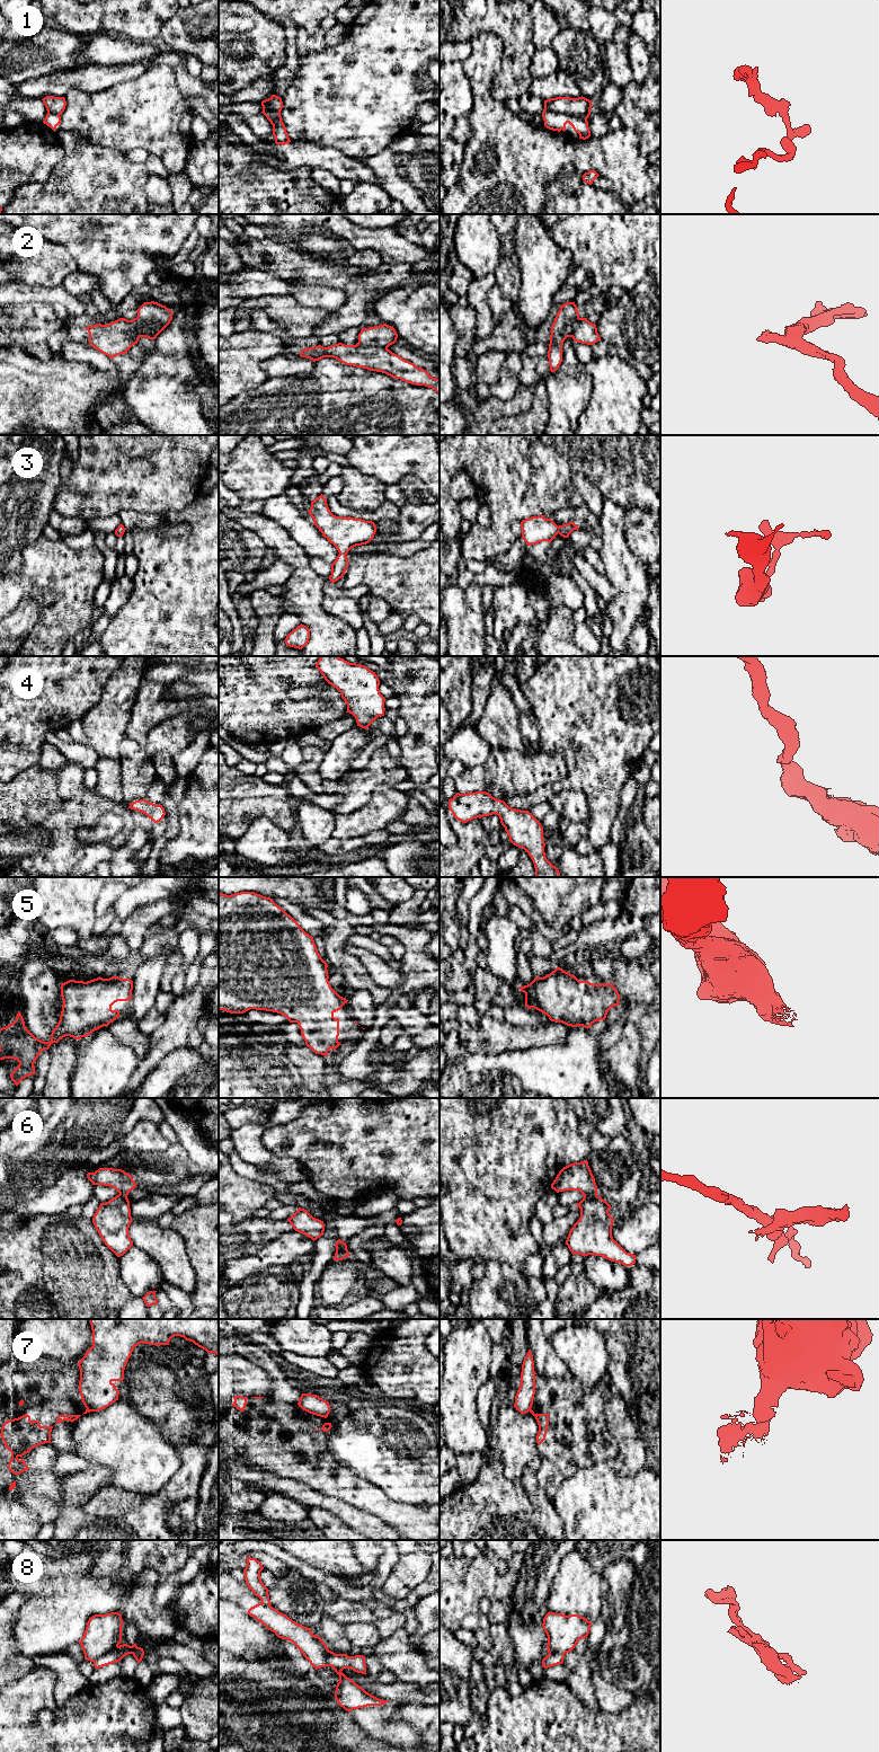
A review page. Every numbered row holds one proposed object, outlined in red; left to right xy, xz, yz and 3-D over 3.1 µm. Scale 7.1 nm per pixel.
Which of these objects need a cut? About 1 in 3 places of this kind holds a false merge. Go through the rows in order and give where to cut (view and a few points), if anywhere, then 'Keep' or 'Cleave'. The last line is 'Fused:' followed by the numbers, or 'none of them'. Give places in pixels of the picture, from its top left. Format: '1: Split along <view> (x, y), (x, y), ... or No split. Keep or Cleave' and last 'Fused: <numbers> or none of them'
1: Split along yz (544, 107), (586, 120). Cleave
2: Split along xz (357, 343), (363, 346), (382, 346), (387, 348). Cleave
3: No split. Keep
4: No split. Keep
5: No split. Keep
6: Split along yz (596, 1193), (584, 1196). Cleave
7: Split along xy (87, 1407), (91, 1410). Cleave
8: Split along xy (117, 1645), (94, 1662). Cleave
Fused: 1, 2, 6, 7, 8

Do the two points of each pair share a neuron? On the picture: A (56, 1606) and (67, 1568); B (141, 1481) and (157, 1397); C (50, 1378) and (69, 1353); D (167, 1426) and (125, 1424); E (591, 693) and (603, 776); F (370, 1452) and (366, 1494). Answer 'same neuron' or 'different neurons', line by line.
A: same neuron
B: different neurons
C: different neurons
D: different neurons
E: same neuron
F: different neurons

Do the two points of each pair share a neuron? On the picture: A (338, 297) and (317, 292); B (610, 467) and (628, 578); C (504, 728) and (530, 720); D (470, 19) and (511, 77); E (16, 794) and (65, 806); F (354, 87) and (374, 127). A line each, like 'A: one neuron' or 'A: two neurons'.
A: one neuron
B: two neurons
C: two neurons
D: one neuron
E: one neuron
F: one neuron

